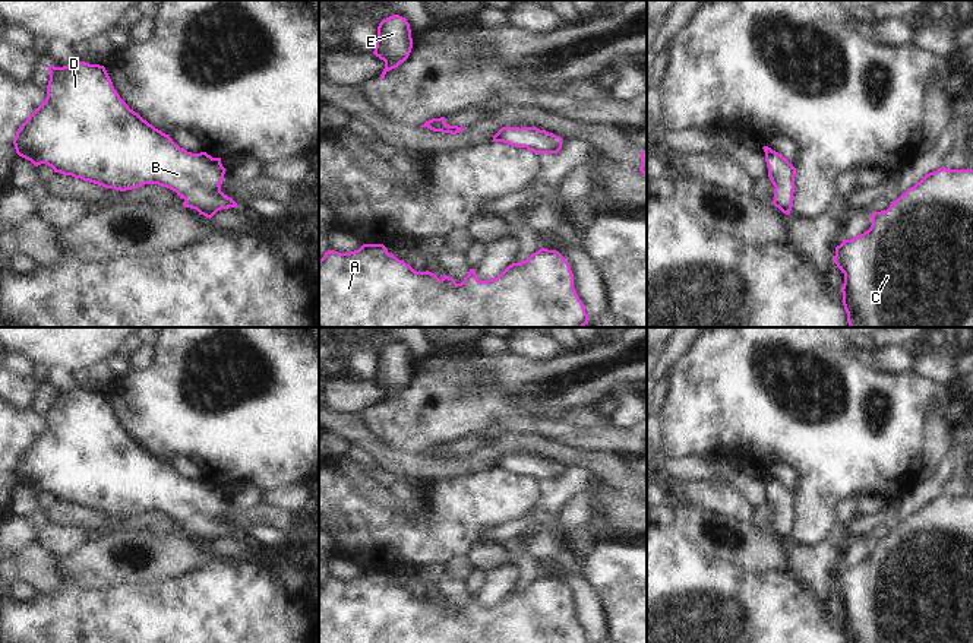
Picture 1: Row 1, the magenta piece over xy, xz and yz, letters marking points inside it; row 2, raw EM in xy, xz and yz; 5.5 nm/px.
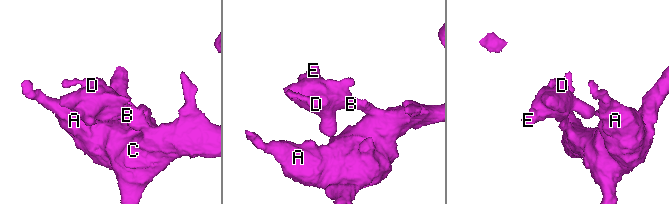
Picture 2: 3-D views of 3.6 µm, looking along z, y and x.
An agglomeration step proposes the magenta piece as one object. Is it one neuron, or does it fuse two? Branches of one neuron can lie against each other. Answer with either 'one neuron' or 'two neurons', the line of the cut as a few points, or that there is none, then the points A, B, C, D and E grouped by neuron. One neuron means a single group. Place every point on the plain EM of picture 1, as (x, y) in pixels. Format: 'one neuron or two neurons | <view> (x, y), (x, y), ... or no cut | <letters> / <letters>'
one neuron | no cut | A B C D E

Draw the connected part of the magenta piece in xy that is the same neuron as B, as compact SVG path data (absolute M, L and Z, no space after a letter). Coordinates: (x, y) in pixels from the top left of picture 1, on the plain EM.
M73 389L63 395L48 393L50 408L45 428L18 456L13 466L16 481L35 494L45 491L63 503L72 503L105 516L120 519L139 516L145 511L158 511L176 519L183 533L196 536L200 542L212 545L218 538L238 535L221 519L225 495L221 485L206 479L192 481L173 469L170 462L155 456L120 425L104 393Z

